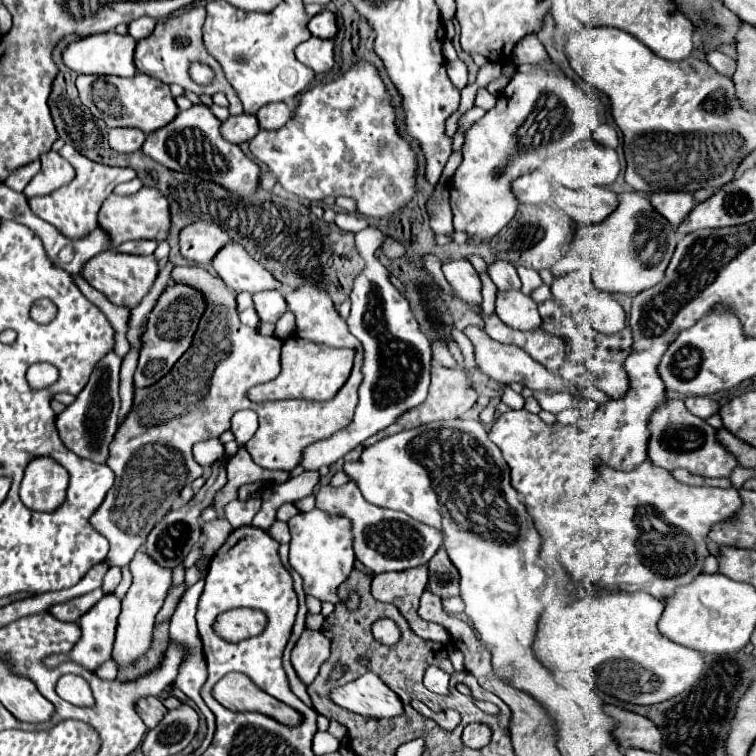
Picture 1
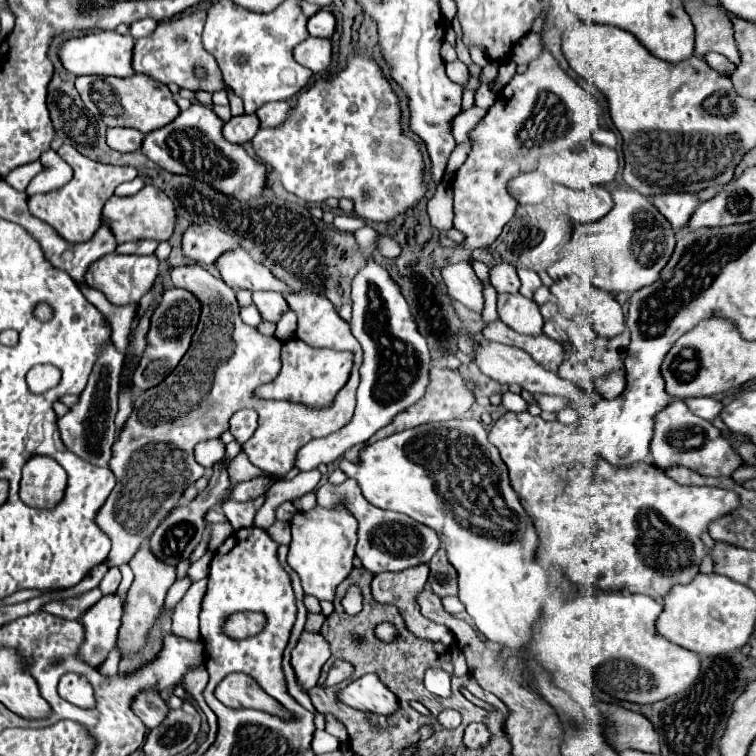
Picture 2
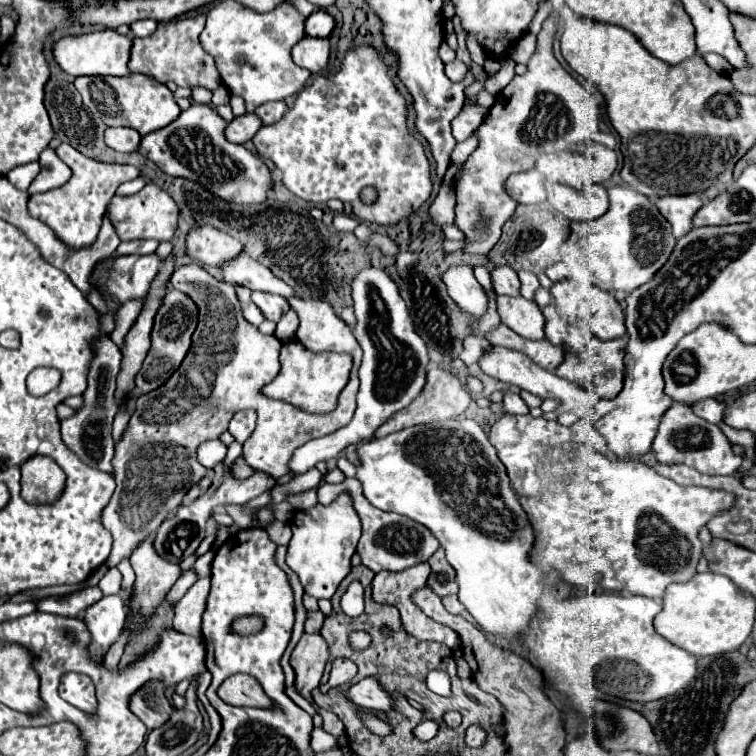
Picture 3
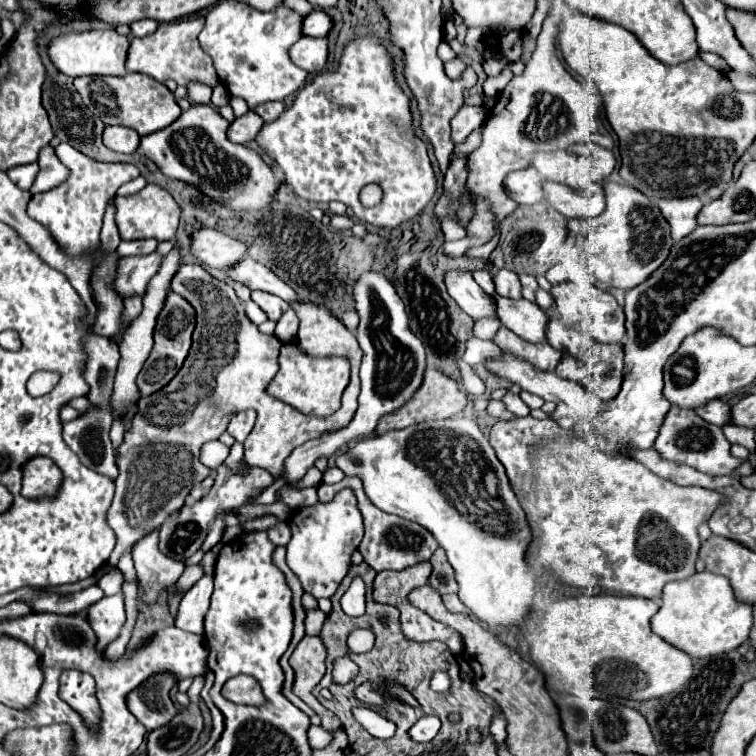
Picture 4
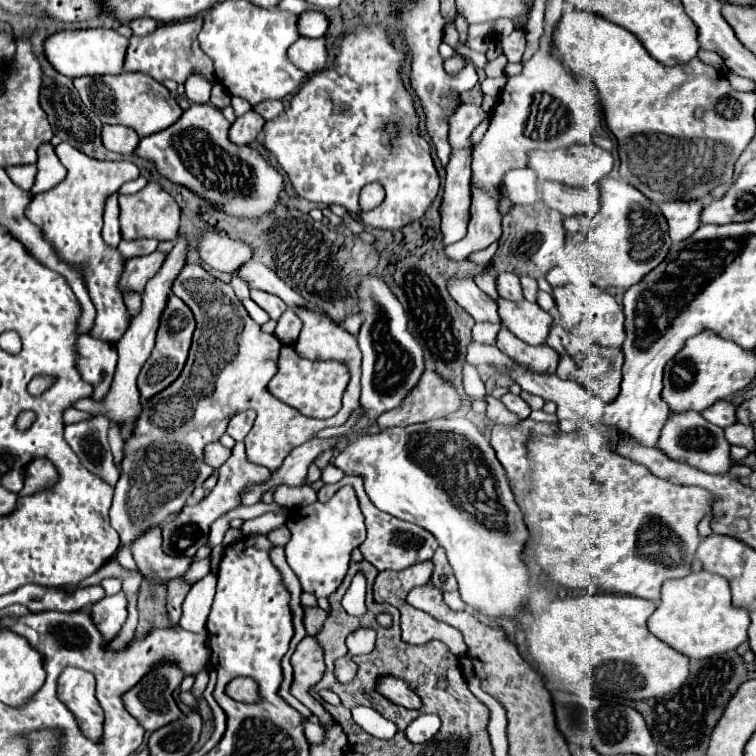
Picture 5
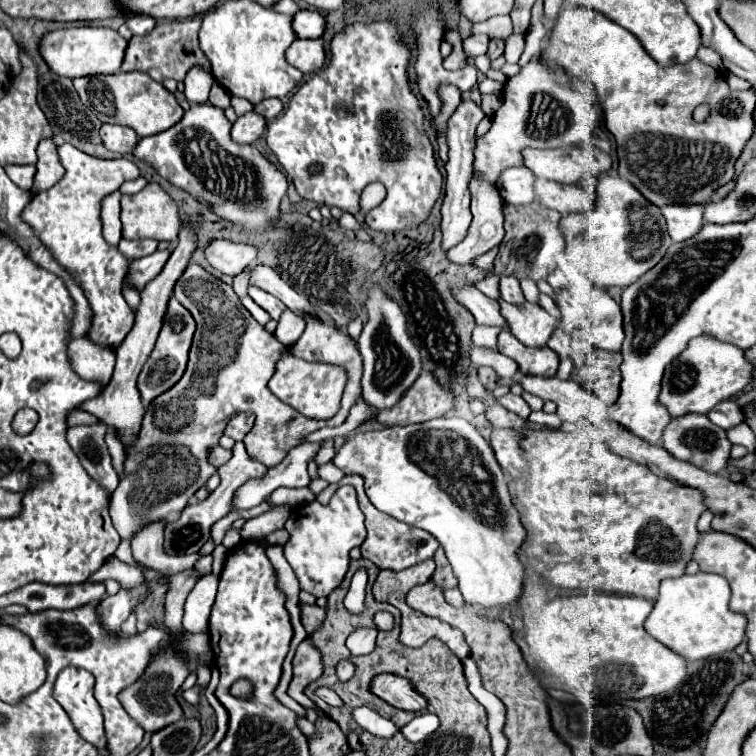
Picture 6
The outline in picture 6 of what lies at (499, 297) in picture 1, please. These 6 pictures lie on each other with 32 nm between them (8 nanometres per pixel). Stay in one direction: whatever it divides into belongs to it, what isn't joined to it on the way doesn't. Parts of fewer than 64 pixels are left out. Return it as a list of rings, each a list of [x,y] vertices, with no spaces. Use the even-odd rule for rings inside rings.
[[[498,300],[498,302],[500,302],[500,314],[510,326],[510,332],[522,344],[528,344],[534,348],[546,346],[550,334],[558,326],[558,320],[554,316],[550,316],[538,304],[530,304],[530,302],[508,304],[504,300]]]

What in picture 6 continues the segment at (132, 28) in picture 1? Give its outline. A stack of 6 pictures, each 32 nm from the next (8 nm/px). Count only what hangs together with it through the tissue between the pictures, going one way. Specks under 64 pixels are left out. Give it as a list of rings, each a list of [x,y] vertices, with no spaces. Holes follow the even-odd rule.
[[[138,16],[138,18],[128,18],[126,26],[136,34],[136,36],[144,36],[148,32],[152,32],[152,28],[156,26],[156,20],[150,16]]]

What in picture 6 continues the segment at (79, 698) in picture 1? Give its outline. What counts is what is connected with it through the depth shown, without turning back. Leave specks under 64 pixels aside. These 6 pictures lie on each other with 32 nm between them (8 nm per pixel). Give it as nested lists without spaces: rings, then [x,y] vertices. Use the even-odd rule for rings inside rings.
[[[68,666],[58,674],[54,696],[72,716],[80,736],[104,752],[107,739],[102,710],[94,698],[94,676],[82,668]]]

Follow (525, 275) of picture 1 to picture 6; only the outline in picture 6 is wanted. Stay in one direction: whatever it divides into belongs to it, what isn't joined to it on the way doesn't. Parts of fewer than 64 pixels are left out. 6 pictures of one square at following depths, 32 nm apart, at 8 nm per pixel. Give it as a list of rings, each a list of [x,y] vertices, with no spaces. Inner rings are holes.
[[[522,278],[520,280],[522,282],[522,290],[524,290],[524,296],[526,296],[526,300],[528,302],[532,302],[532,304],[536,304],[538,302],[538,286],[536,286],[536,282],[534,280],[530,280],[530,278]]]

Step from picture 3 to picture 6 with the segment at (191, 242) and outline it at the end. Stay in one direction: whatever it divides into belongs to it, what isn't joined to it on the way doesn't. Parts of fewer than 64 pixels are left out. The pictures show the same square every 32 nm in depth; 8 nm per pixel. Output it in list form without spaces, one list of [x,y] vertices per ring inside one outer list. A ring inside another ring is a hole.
[[[214,238],[204,246],[204,256],[212,268],[216,268],[224,274],[236,276],[250,262],[254,262],[256,248],[252,248],[250,244],[242,244],[242,242]]]

